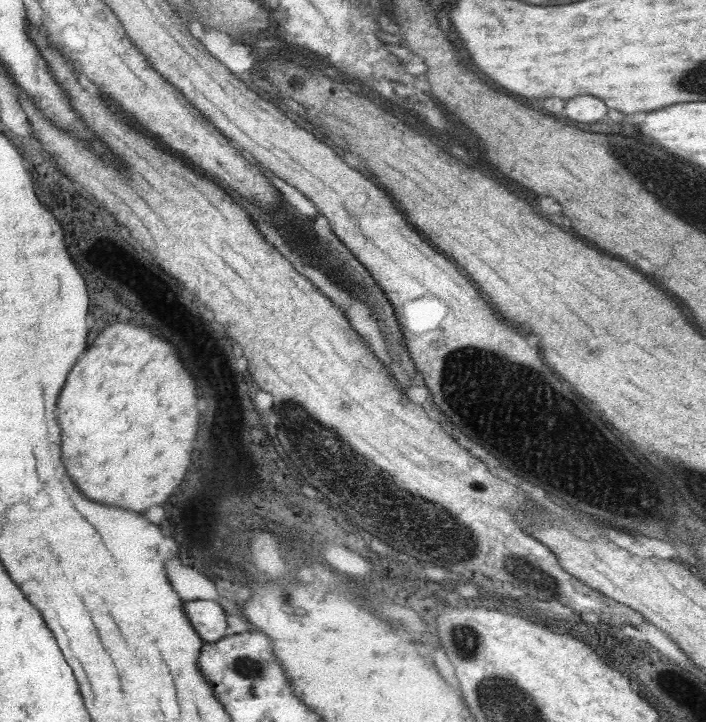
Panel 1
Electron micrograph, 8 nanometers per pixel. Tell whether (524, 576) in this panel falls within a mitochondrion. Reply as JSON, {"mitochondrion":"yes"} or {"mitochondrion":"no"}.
{"mitochondrion":"yes"}

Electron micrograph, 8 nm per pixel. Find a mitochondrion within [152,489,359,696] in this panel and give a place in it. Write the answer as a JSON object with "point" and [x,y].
{"point":[249,667]}

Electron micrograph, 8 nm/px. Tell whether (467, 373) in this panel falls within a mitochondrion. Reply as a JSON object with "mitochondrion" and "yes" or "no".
{"mitochondrion":"yes"}

